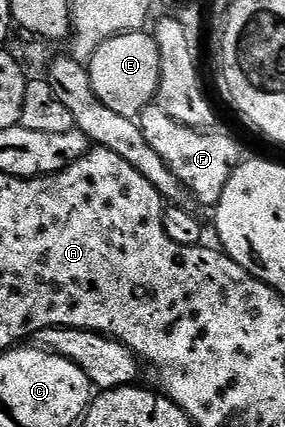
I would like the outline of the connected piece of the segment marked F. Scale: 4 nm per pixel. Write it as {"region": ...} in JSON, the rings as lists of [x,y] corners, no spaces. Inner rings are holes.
{"region":[[[154,103],[148,105],[142,111],[139,124],[143,131],[143,139],[155,147],[159,159],[175,171],[175,175],[185,184],[194,198],[197,197],[203,204],[216,207],[223,195],[223,187],[227,187],[227,179],[231,179],[234,169],[239,164],[237,157],[237,145],[225,133],[218,131],[202,131],[192,129],[167,115],[160,105]]]}

